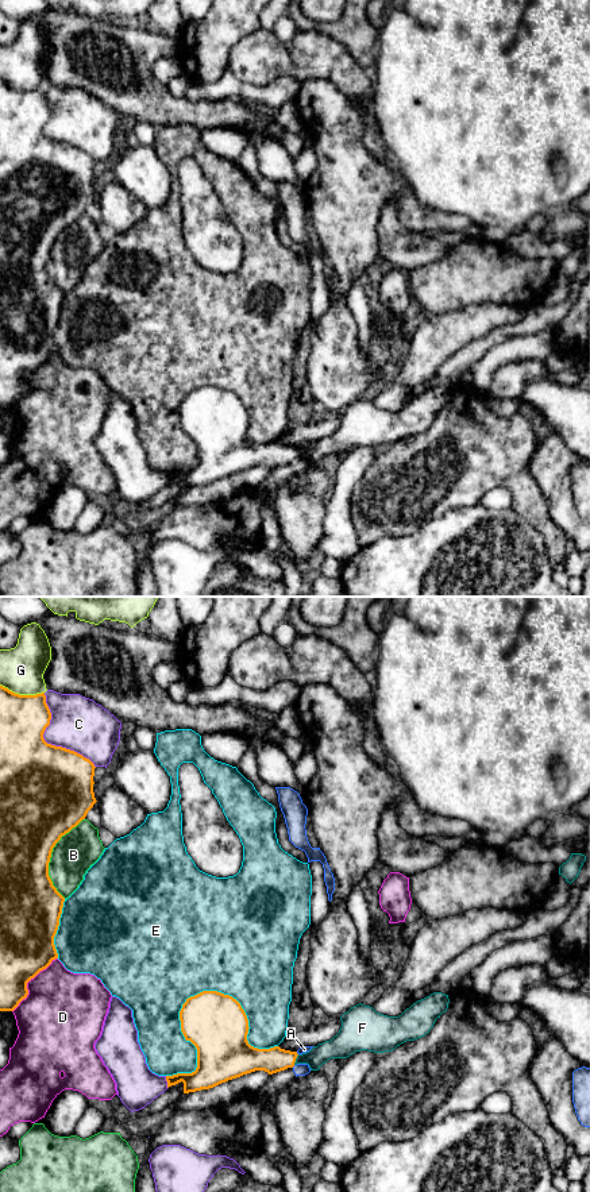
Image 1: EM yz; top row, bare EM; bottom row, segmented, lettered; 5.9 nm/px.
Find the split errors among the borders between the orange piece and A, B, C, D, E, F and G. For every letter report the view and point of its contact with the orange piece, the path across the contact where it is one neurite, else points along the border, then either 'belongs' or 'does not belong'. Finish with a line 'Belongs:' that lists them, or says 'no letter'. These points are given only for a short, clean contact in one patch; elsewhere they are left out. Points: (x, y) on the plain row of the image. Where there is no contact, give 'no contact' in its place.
A: meets orange in yz at (296, 448); does not belong
B: meets orange in yz at (50, 251); does not belong
C: meets orange in yz at (46, 138); does not belong
D: meets orange in yz at (27, 377); does not belong
E: meets orange in yz at (197, 389); does not belong
F: meets orange in yz at (294, 455); runs through yz (273, 455), (294, 455), (316, 452), (319, 450); belongs
G: meets orange in yz at (22, 91); does not belong
Belongs: F

